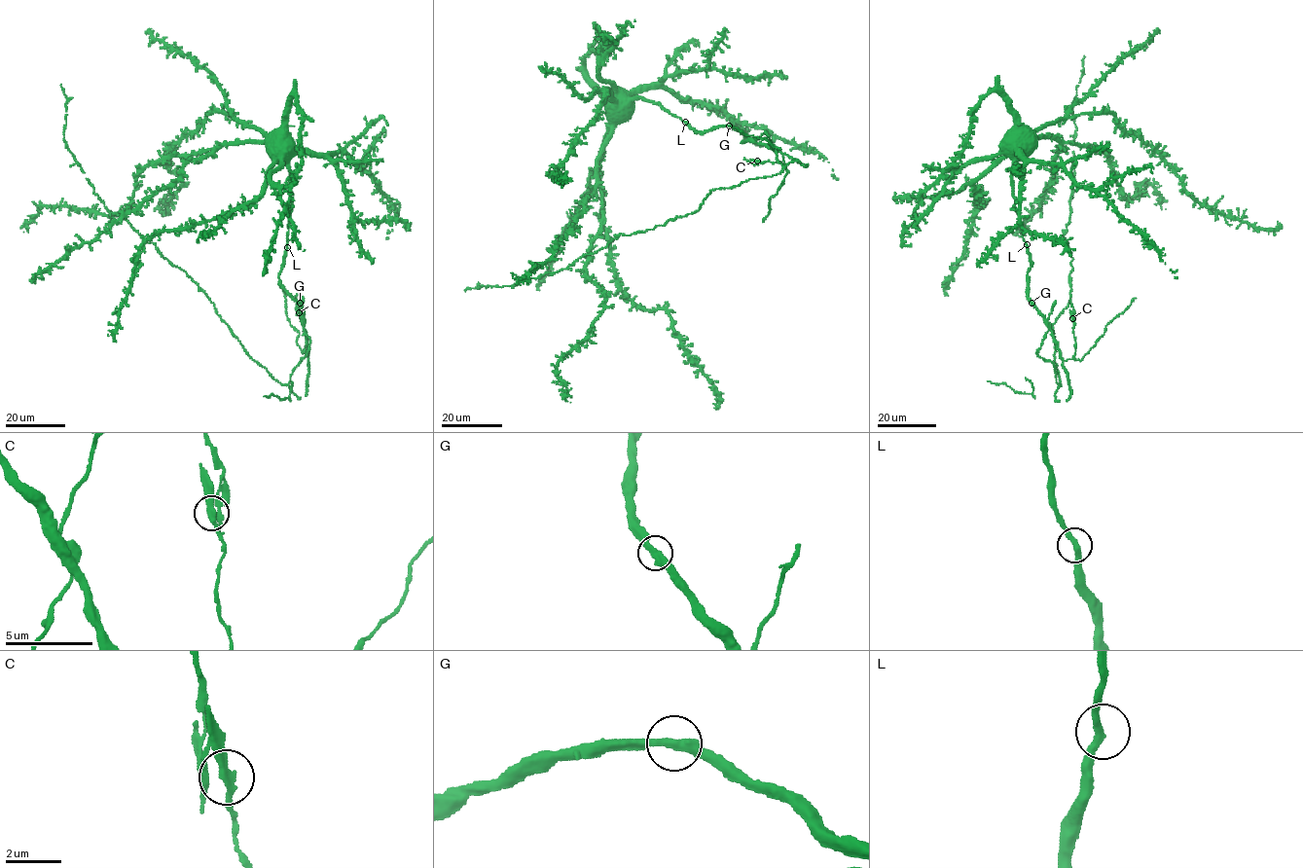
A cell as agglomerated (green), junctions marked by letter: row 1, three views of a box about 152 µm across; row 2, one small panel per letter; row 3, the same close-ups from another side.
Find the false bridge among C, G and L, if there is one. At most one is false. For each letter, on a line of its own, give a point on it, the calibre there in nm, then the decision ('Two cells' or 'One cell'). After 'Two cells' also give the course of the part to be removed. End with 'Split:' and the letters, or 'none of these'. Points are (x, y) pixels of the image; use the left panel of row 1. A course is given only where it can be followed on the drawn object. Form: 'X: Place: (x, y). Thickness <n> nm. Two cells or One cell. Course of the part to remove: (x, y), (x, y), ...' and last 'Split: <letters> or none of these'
C: Place: (299, 312). Thickness 280 nm. Two cells. Course of the part to remove: (299, 312), (296, 309), (297, 293)
G: Place: (300, 303). Thickness 360 nm. One cell
L: Place: (287, 247). Thickness 280 nm. One cell
Split: C

